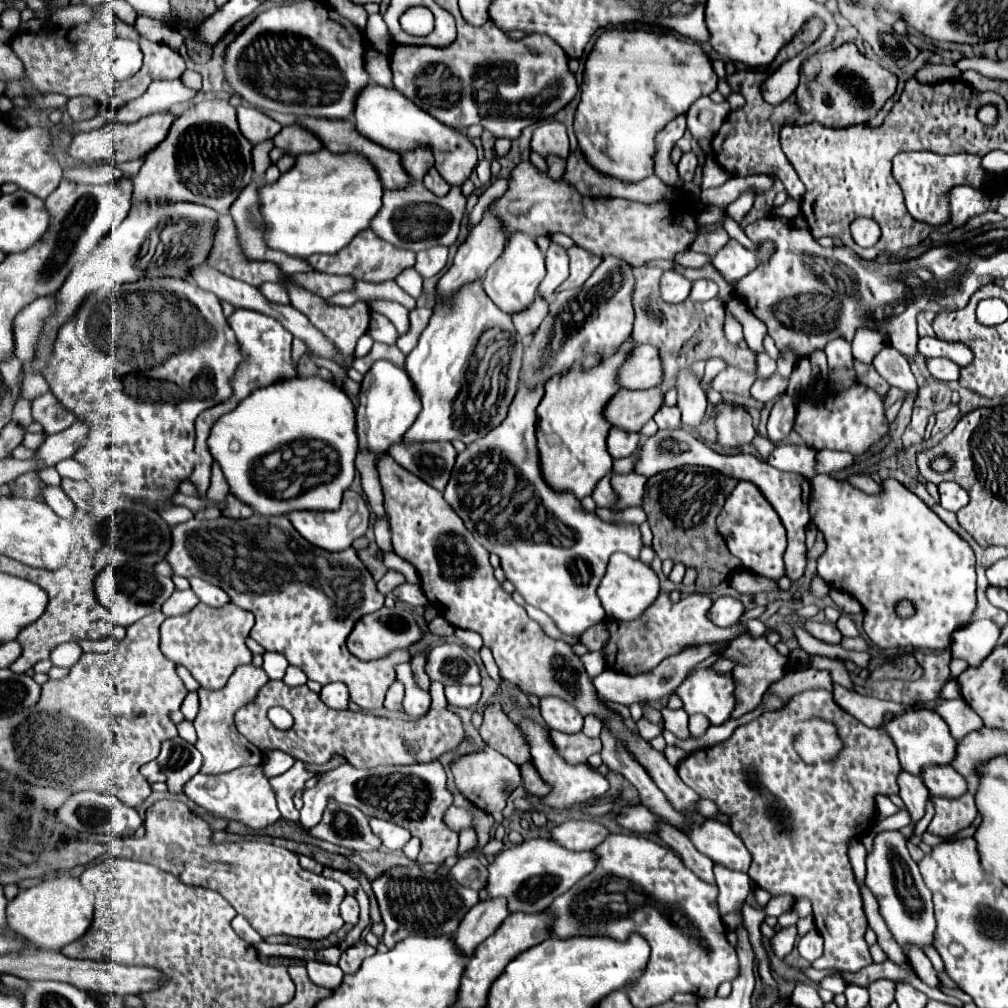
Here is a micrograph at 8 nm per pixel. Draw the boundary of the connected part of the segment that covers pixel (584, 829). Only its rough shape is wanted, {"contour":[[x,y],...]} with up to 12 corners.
{"contour":[[592,820],[554,826],[552,840],[568,850],[594,850],[610,830]]}

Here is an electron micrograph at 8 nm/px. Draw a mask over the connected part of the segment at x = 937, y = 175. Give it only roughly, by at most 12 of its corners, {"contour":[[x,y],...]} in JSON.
{"contour":[[904,152],[894,178],[918,222],[950,220],[950,190],[992,180],[972,154]]}

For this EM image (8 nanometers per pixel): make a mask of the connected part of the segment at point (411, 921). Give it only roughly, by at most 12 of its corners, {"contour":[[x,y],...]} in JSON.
{"contour":[[418,864],[372,882],[392,948],[452,934],[480,900]]}

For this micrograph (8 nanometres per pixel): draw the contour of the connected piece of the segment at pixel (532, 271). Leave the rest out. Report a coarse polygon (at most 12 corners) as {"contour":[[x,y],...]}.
{"contour":[[512,232],[482,280],[506,314],[522,312],[544,278],[544,254]]}

